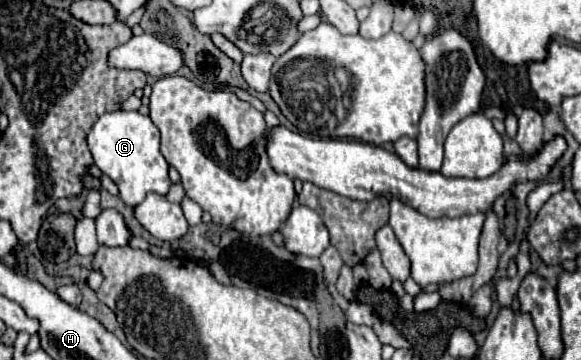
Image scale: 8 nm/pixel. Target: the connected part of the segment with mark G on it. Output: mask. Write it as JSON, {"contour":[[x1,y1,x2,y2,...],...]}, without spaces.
{"contour":[[106,112,98,118,88,134,88,148,94,156,94,164,108,174,118,186,118,198,126,206,138,206,148,192,166,194,170,186,168,164,160,152,160,132,150,120,150,116,142,116,140,112]]}

